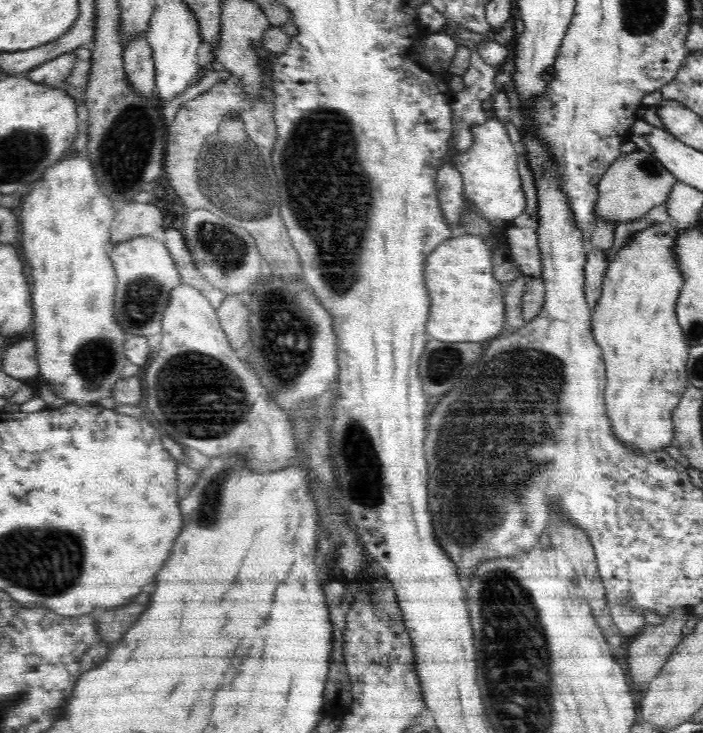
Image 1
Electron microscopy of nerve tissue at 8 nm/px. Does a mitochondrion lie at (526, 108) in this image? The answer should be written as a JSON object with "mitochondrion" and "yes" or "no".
{"mitochondrion":"no"}

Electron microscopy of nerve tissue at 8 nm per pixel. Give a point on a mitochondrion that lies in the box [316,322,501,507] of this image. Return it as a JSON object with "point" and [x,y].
{"point":[441,365]}

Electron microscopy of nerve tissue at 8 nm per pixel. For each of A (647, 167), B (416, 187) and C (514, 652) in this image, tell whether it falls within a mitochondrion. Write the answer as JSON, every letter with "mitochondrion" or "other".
{"A":"mitochondrion","B":"other","C":"mitochondrion"}

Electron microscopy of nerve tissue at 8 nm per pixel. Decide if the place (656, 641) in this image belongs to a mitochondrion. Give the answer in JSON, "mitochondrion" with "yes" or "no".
{"mitochondrion":"no"}

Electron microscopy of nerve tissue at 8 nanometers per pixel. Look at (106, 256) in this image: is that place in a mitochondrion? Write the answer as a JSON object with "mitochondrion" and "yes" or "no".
{"mitochondrion":"no"}

